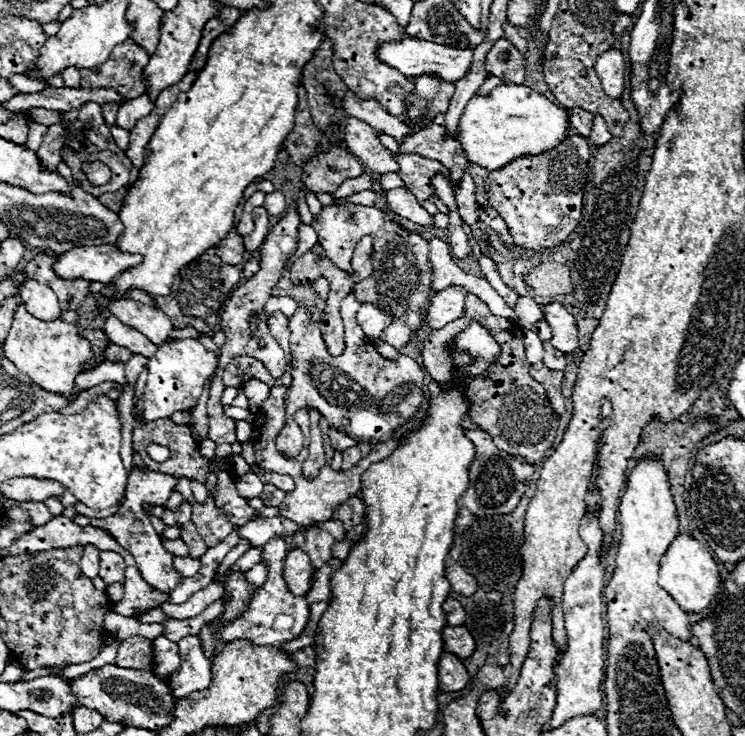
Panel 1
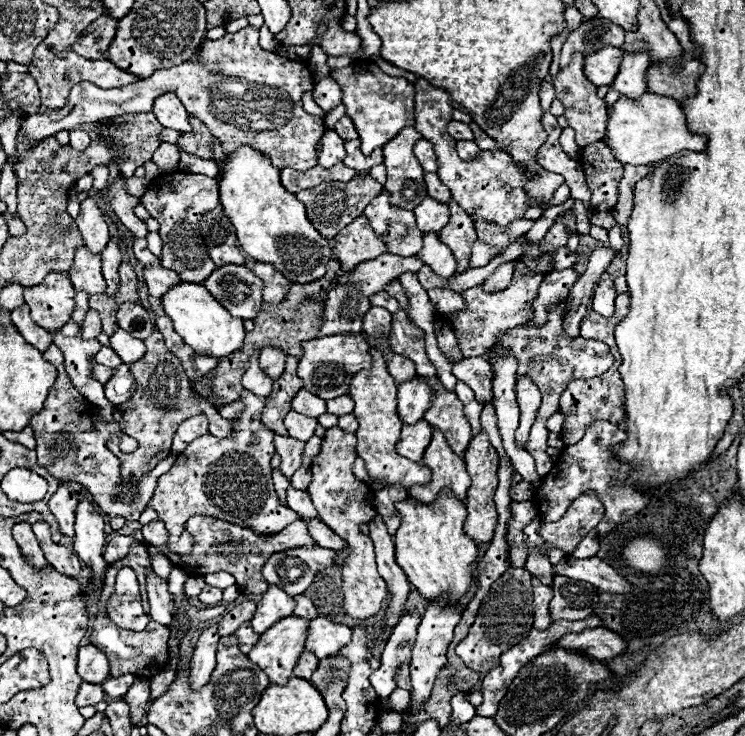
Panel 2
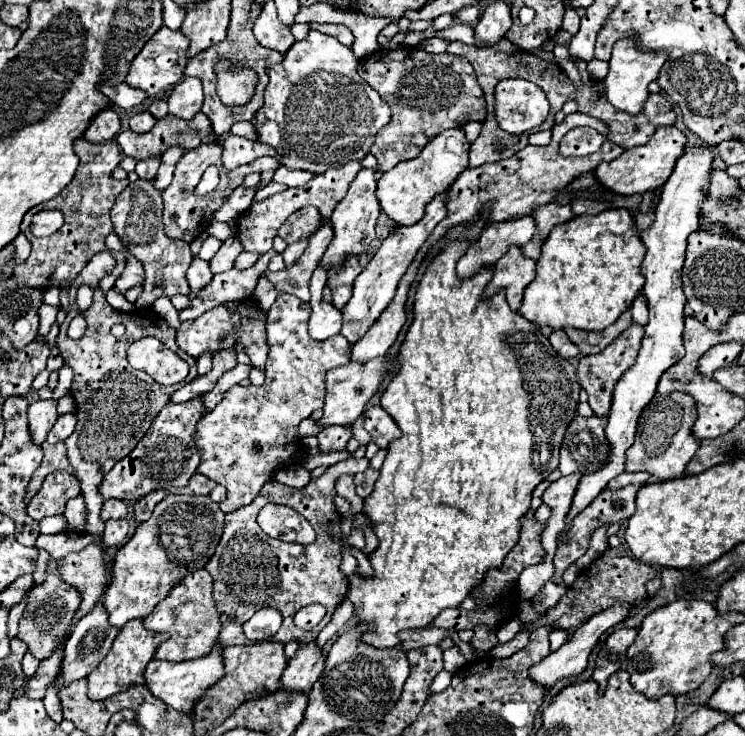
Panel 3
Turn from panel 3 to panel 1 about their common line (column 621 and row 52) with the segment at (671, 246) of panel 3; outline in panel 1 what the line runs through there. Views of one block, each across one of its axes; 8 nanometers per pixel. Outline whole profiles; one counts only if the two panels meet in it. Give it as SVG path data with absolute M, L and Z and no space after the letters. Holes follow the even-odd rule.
M406 38L402 42L386 42L380 46L378 50L378 58L386 64L390 64L392 68L400 70L406 76L438 76L444 82L458 82L462 76L468 74L470 66L472 66L472 56L474 50L458 50L458 48L448 48L448 46L440 46L440 44L432 44L426 40L418 40L418 38Z

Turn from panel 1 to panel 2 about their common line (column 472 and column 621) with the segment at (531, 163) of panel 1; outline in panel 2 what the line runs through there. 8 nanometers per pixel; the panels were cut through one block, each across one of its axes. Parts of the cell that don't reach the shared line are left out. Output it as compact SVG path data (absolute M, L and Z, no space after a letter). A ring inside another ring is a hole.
M596 142L582 148L580 166L586 174L588 188L592 190L592 210L612 212L620 198L618 186L624 174L622 164L614 160L610 148L604 142Z

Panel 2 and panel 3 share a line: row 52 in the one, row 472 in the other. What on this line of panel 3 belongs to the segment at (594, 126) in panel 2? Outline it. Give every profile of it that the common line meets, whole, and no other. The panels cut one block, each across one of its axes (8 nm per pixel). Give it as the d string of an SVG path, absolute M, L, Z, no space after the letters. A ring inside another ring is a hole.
M580 472L558 478L556 482L552 482L548 486L548 490L542 496L544 504L552 510L552 516L550 516L550 520L546 524L546 530L544 530L544 536L542 536L542 546L546 548L546 556L550 556L550 558L554 558L556 536L558 536L560 528L564 528L564 518L566 518L568 508L572 504L578 480L580 480Z

